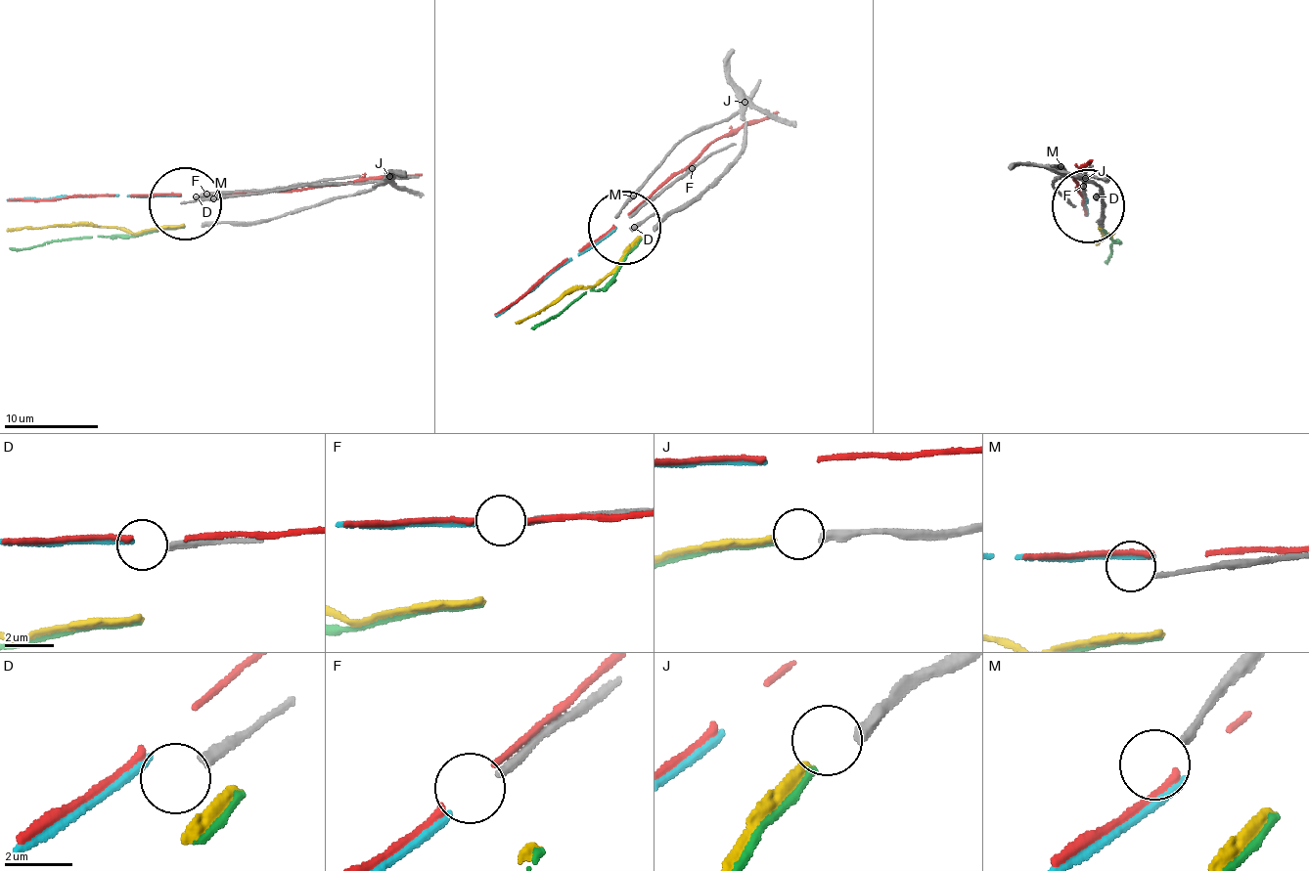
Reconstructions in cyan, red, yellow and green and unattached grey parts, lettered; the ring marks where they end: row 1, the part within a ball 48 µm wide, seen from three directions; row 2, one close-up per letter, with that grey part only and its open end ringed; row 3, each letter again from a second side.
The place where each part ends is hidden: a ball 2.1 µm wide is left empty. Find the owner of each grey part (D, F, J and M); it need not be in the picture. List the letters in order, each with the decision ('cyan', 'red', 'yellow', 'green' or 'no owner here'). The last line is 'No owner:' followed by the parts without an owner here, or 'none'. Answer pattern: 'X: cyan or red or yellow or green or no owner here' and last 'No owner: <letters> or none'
D: no owner here
F: cyan
J: yellow
M: no owner here
No owner: D, M

